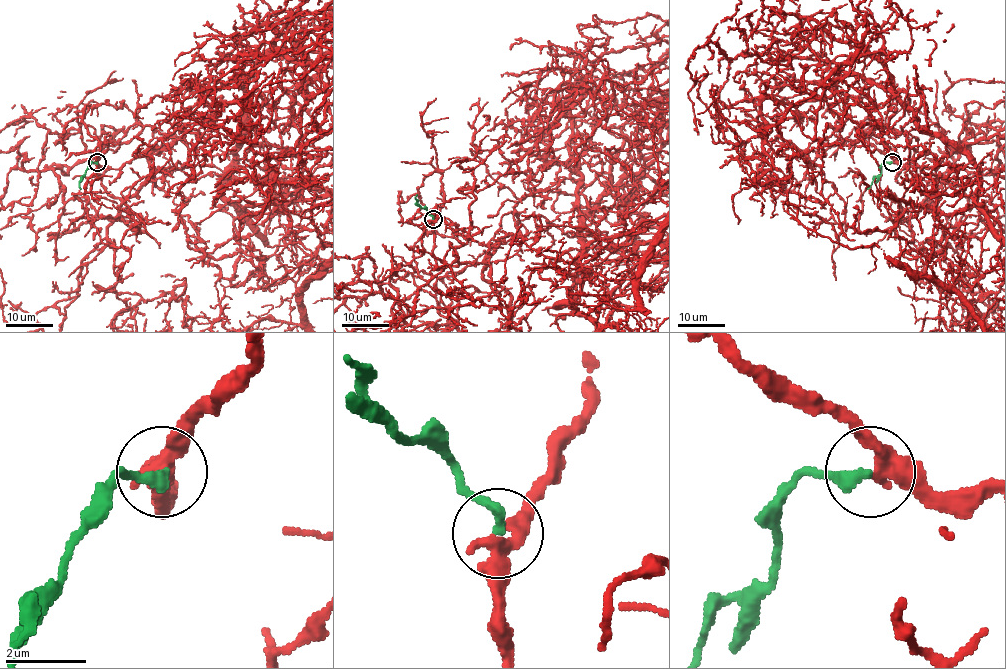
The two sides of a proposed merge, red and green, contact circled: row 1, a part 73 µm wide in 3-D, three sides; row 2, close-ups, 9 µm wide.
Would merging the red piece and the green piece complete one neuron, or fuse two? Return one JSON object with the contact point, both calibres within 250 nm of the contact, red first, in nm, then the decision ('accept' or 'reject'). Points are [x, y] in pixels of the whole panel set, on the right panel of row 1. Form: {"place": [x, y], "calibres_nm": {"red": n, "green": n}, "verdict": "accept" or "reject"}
{"place": [892, 162], "calibres_nm": {"red": 420, "green": 280}, "verdict": "accept"}

